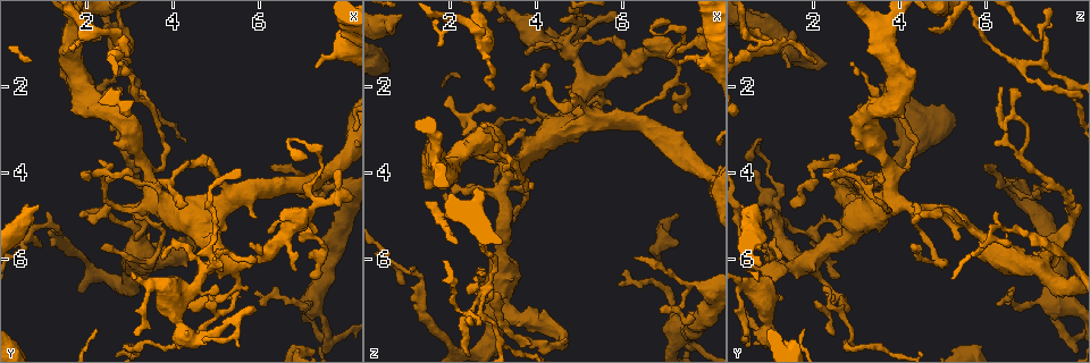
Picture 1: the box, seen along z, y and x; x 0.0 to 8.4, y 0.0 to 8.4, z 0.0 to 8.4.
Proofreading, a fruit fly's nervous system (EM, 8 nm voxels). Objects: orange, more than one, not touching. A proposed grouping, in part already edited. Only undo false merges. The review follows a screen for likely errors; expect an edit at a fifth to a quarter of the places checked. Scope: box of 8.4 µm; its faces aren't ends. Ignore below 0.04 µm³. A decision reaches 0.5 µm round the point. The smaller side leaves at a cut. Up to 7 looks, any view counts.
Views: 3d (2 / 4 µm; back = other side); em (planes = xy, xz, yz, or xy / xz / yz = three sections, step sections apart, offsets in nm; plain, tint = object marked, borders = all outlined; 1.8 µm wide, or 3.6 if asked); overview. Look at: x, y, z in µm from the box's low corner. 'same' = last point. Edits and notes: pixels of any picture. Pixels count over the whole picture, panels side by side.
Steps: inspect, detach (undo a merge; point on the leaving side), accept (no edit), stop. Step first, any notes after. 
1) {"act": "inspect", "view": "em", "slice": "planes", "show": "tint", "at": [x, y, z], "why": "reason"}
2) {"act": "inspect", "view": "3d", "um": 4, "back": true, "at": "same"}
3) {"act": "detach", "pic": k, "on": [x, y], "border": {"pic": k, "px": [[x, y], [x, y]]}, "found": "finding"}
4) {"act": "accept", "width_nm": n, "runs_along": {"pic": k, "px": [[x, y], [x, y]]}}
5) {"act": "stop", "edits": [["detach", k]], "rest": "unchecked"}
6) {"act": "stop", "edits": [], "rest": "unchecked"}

{"act": "inspect", "view": "em", "slice": "planes", "show": "tint", "at": [3.45, 4.65, 3.90], "why": "narrows sharply"}

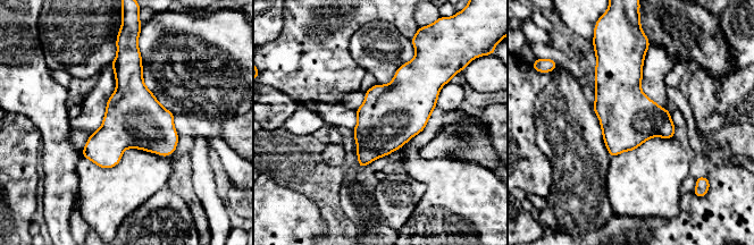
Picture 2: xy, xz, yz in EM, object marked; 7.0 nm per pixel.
{"act": "accept", "width_nm": 400, "found": "one cell here"}

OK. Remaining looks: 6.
{"act": "inspect", "view": "em", "slice": "planes", "show": "tint", "at": [5.25, 6.95, 2.70], "why": "abrupt turn"}

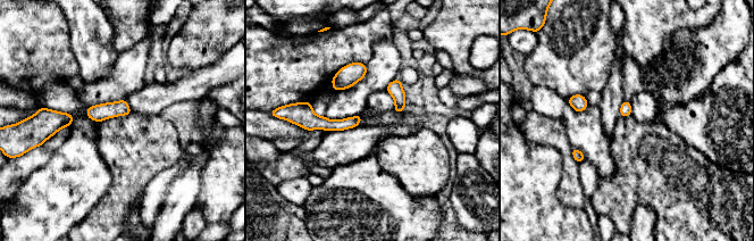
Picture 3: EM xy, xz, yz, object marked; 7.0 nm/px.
{"act": "accept", "runs_along": {"pic": 3, "px": [[304, 113], [326, 124], [358, 118]]}, "found": "one cell here"}

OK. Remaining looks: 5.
{"act": "inspect", "view": "em", "slice": "yz", "step": 4, "show": "tint", "at": [7.75, 4.40, 6.65], "why": "calibre changes"}

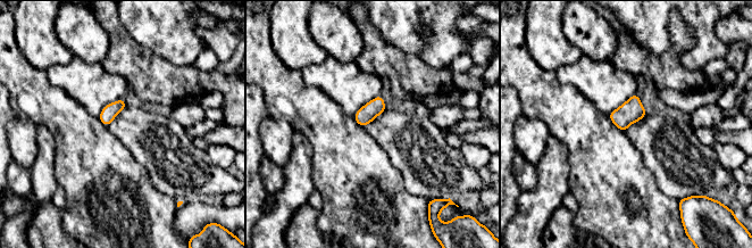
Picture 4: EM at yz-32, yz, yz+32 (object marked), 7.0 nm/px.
{"act": "inspect", "view": "em", "slice": "planes", "show": "tint", "at": "same"}

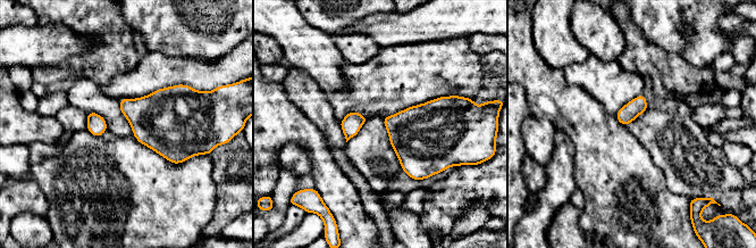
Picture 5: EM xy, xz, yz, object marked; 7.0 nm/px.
{"act": "accept", "found": "all the same cell"}

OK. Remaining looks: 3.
{"act": "stop", "edits": [], "rest": "unchecked"}

